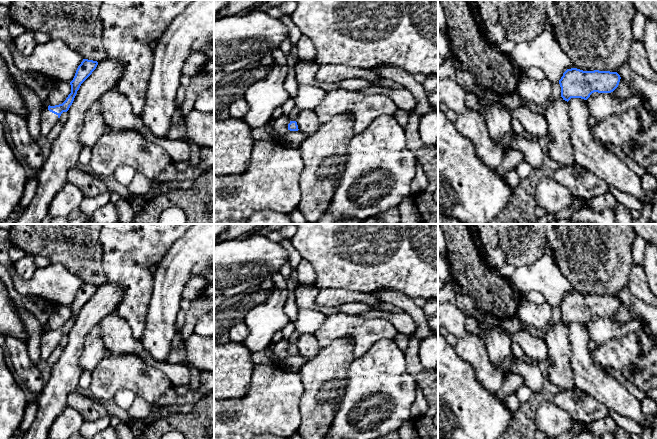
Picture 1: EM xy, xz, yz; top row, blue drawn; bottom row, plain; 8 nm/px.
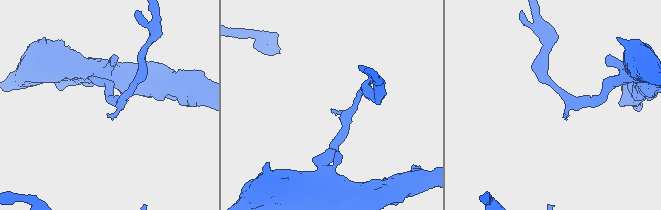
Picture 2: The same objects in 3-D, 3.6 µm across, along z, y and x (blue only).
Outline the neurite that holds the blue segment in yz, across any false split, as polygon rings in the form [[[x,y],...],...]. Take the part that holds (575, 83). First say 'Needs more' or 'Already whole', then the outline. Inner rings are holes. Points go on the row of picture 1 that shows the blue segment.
Already whole. [[[567,69],[559,80],[561,97],[568,102],[571,98],[587,100],[594,92],[611,93],[618,87],[620,79],[617,72]]]

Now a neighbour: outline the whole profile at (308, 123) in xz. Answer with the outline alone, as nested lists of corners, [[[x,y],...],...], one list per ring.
[[[310,109],[300,110],[296,122],[299,131],[309,136],[314,134],[321,126],[318,116]]]

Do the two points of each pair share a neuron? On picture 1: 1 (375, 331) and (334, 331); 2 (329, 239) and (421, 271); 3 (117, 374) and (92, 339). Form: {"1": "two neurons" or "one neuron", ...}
{"1": "one neuron", "2": "one neuron", "3": "two neurons"}

